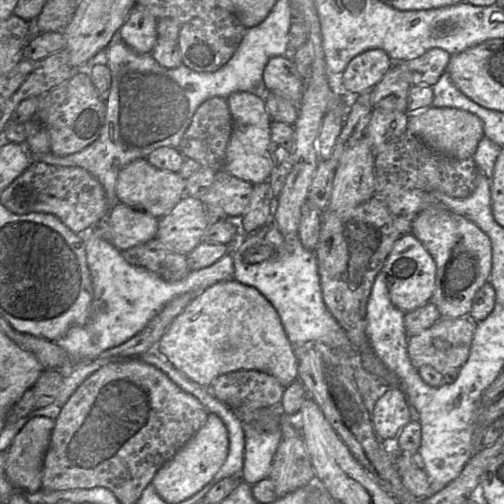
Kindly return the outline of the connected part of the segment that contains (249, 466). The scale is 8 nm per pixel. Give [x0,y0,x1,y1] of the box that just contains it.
[241,425,282,485]

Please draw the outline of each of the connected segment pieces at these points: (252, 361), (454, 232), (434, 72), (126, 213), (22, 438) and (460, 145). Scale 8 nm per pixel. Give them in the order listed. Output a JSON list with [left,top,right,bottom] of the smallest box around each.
[[154,278,298,388],[411,205,492,318],[396,48,451,87],[106,203,159,251],[5,418,55,490],[407,106,484,159]]

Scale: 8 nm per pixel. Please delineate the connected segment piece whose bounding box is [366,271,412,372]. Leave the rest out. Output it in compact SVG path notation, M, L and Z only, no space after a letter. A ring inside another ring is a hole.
M381 271L375 278L366 307L366 334L377 357L392 371L409 371L412 362L407 351L408 336L404 326L405 313L398 309L388 295L385 274Z

